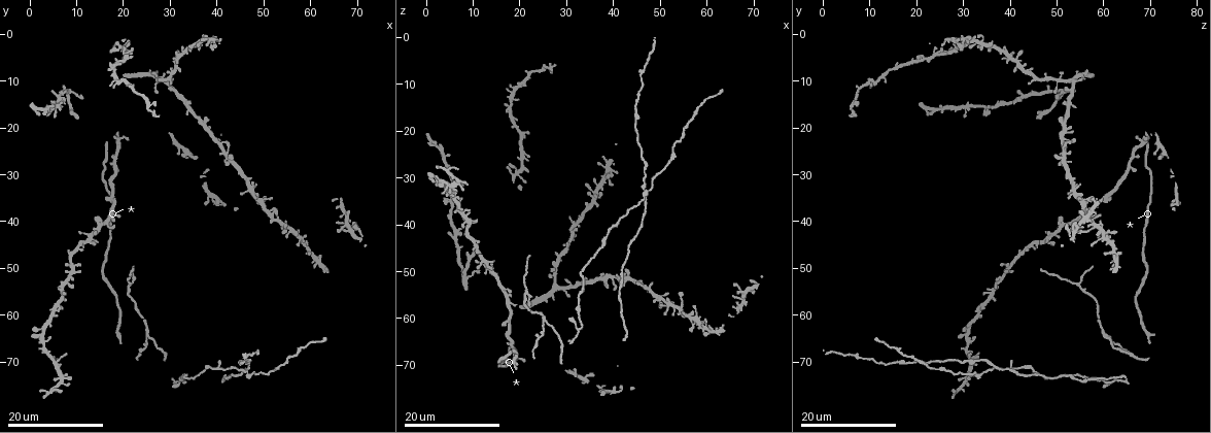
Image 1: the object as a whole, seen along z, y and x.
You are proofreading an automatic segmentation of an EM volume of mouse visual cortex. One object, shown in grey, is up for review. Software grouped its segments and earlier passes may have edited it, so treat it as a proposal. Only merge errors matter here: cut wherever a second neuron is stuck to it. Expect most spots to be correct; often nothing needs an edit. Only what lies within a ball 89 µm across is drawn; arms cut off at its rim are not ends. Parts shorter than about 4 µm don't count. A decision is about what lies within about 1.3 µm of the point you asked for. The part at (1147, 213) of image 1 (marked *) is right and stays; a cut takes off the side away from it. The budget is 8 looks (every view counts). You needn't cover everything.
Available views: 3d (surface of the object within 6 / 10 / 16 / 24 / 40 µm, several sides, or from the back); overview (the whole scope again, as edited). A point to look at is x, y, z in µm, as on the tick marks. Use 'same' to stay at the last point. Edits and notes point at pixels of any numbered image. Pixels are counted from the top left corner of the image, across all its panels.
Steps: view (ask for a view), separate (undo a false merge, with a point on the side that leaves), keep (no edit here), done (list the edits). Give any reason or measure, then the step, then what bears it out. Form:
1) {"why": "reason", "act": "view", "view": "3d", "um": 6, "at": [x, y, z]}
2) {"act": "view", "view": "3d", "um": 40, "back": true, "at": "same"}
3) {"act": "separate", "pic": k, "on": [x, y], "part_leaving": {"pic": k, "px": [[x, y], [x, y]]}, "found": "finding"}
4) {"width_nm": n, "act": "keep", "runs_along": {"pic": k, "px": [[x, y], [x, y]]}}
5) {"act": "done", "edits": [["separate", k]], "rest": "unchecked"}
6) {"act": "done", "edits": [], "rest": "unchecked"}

{"why": "three-way junction", "act": "view", "view": "3d", "um": 24, "at": [21.5, 53.5, 54.5]}

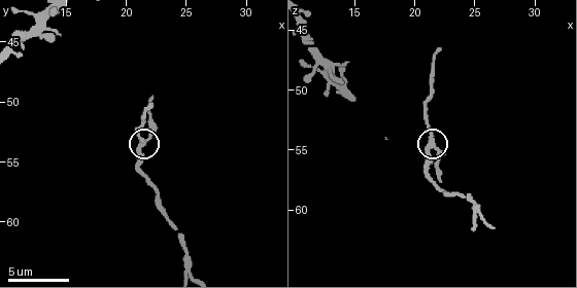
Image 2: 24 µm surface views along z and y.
{"act": "view", "view": "3d", "um": 10, "at": "same"}

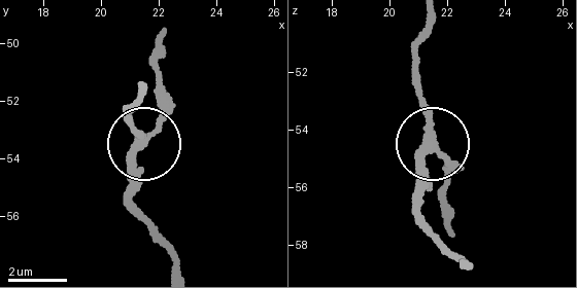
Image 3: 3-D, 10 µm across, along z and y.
{"side_arm_um": 5, "act": "keep", "runs_along": {"pic": 3, "px": [[471, 267], [423, 218], [423, 151], [446, 162], [451, 179]]}, "found": "continuous, no second neuron"}

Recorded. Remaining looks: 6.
{"why": "arms part here", "act": "view", "view": "3d", "um": 16, "at": [25.2, 64.2, 60.2]}

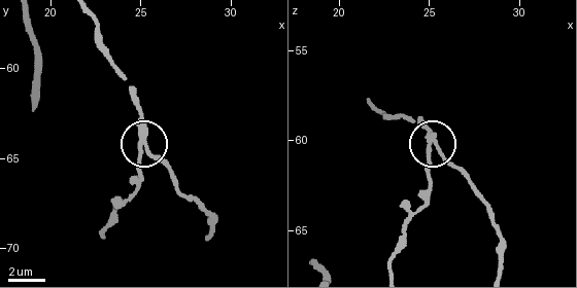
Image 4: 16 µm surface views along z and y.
{"act": "view", "view": "3d", "um": 16, "back": true, "at": [25.2, 63.9, 59.9]}

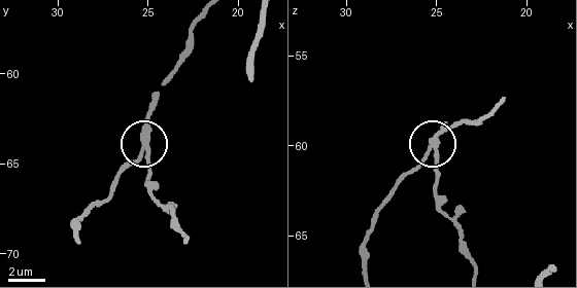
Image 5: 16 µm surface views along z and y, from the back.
{"width_nm": 250, "act": "separate", "pic": 5, "on": [149, 155], "found": "two neurons meet here"}

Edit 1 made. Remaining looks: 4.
{"why": "four or more arms meet", "act": "view", "view": "3d", "um": 16, "at": [52.0, 39.5, 57.5]}

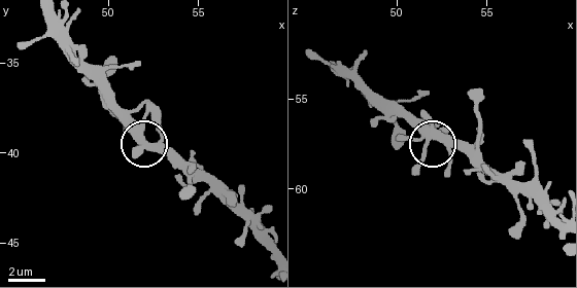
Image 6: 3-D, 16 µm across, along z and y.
{"why": "zoom in", "act": "view", "view": "3d", "um": 6, "at": [51.8, 39.1, 57.2]}

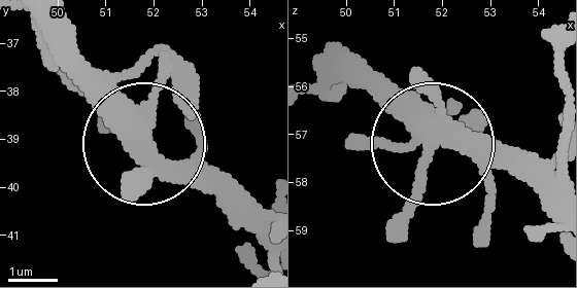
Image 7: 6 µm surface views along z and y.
{"why": "other side", "act": "view", "view": "3d", "um": 6, "back": true, "at": [51.75, 39.00, 57.15]}

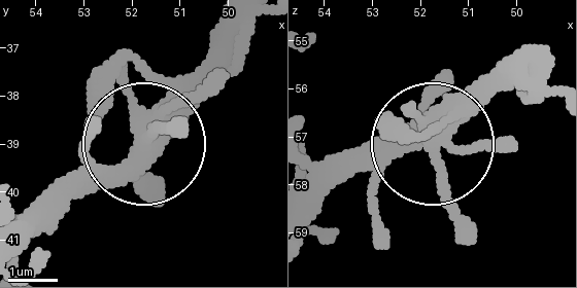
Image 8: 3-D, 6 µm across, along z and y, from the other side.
{"act": "keep", "found": "one neuron here"}

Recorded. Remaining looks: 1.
{"act": "done", "edits": [["separate", 5]], "rest": "unchecked"}

